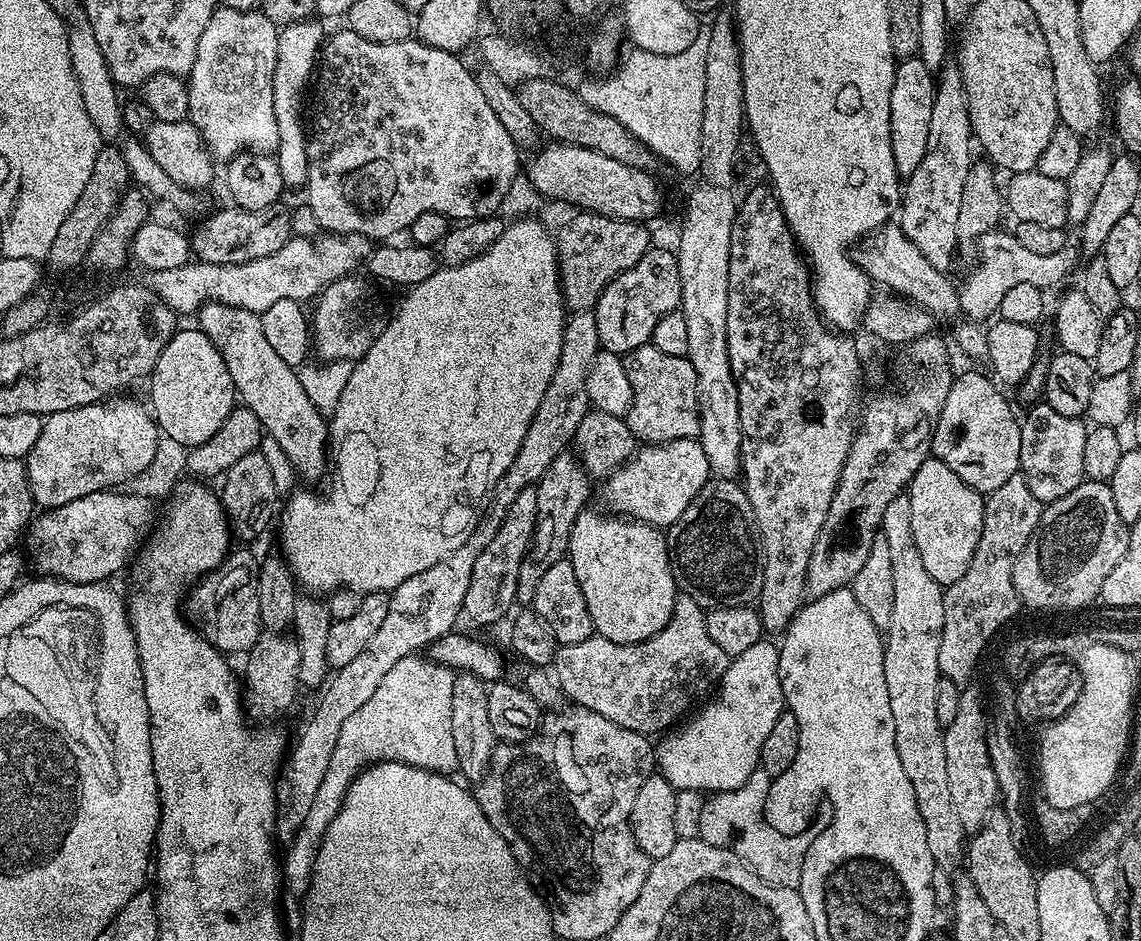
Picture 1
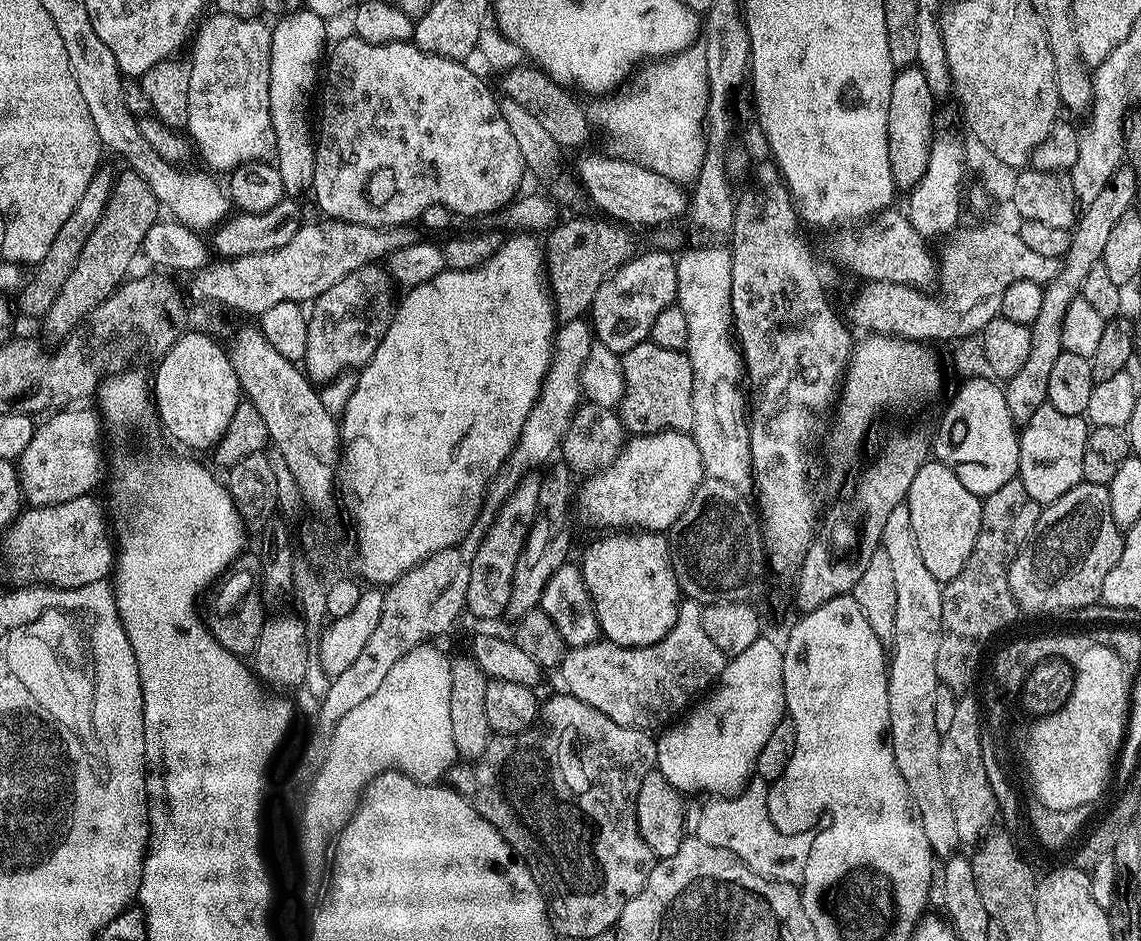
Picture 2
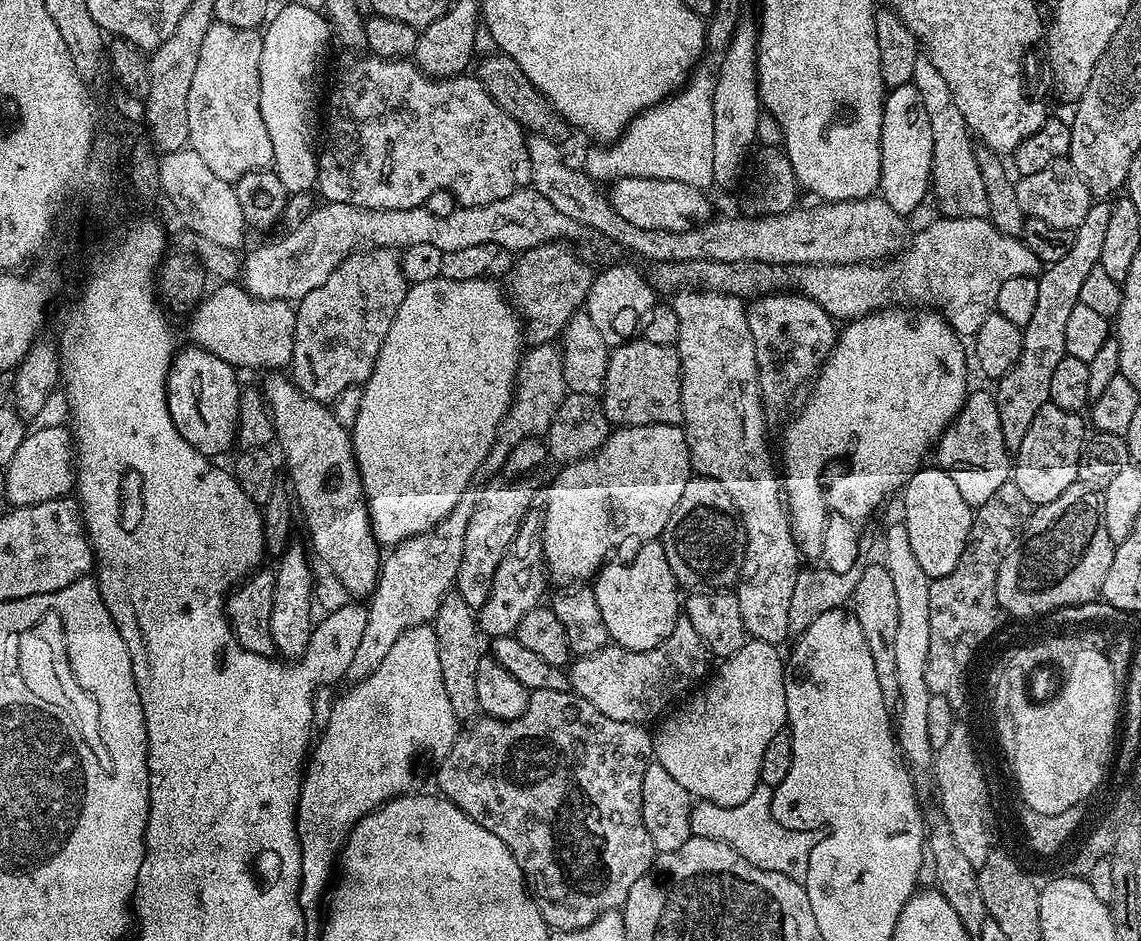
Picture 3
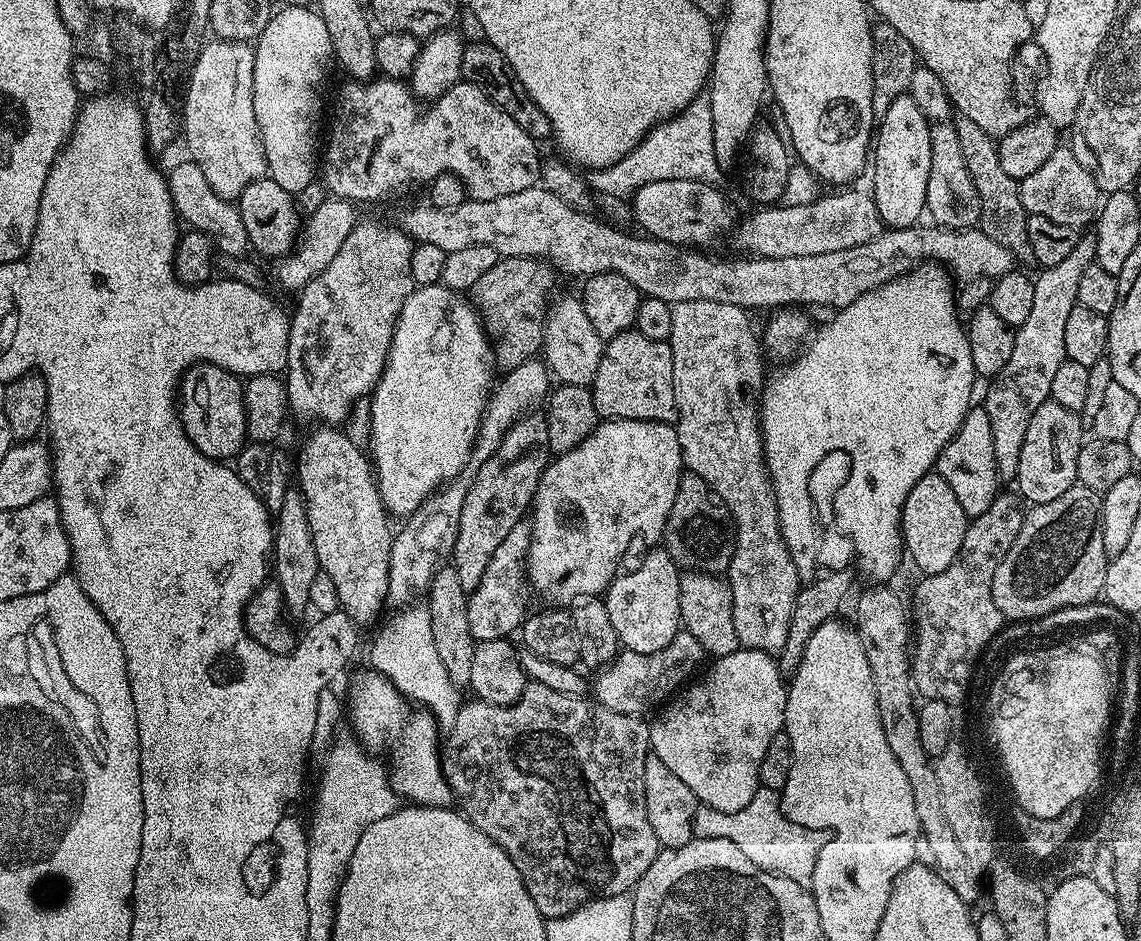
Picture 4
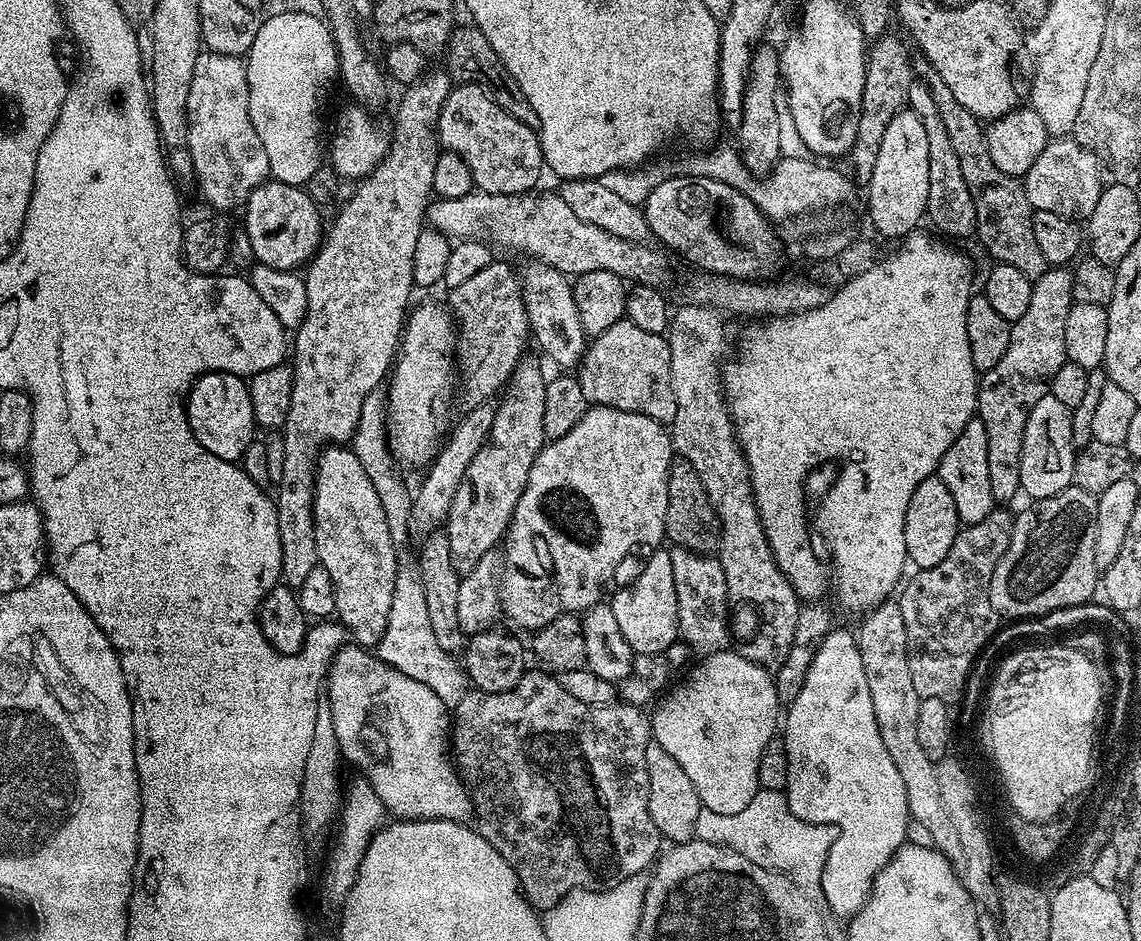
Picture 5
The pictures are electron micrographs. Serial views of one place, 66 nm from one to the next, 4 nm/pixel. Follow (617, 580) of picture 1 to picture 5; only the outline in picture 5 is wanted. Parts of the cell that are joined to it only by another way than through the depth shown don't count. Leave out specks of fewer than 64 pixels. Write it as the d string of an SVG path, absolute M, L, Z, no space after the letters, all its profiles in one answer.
M671 551L654 553L645 562L644 569L625 588L614 592L610 596L614 618L636 656L658 654L666 650L666 646L677 643L680 634L678 593L674 590L674 562Z

